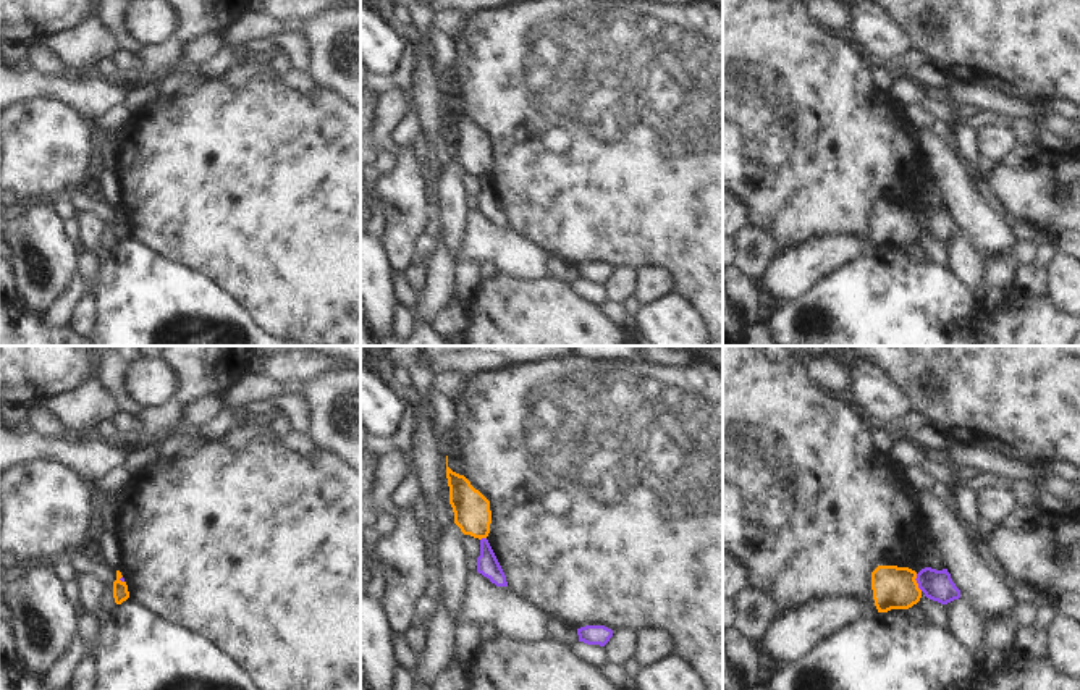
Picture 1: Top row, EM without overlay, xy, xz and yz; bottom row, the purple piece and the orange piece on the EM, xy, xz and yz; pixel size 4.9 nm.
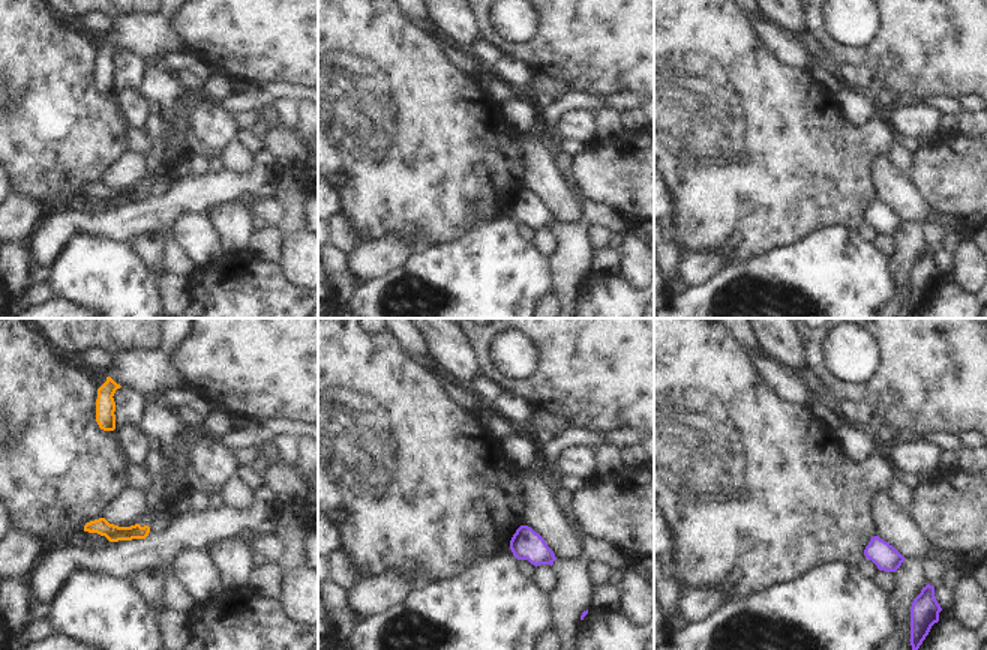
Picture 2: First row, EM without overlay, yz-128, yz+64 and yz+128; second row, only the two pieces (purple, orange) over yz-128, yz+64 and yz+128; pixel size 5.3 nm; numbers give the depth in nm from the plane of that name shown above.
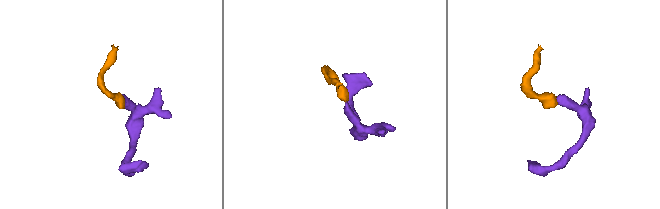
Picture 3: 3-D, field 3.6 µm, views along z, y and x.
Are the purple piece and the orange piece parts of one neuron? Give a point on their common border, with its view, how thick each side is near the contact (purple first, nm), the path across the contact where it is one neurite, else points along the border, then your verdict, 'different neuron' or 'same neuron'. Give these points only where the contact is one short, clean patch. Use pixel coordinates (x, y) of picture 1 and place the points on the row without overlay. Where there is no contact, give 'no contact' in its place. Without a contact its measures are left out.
contact yz (917, 220); calibres 150 and 220 nm; border yz (915, 212), (915, 220), (922, 228); different neuron

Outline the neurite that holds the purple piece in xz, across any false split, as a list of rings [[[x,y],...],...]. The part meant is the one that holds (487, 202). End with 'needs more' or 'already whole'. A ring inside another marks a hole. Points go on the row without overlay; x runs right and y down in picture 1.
[[[487,176],[480,178],[480,194],[477,196],[477,210],[487,215],[496,225],[508,225],[506,213]]]; already whole

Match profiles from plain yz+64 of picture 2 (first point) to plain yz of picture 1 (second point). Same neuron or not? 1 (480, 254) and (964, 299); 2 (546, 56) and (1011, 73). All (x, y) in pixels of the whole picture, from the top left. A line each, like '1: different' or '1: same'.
1: same
2: same

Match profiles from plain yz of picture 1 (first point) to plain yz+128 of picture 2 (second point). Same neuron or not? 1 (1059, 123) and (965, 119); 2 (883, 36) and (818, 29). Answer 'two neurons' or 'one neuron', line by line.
1: one neuron
2: two neurons

